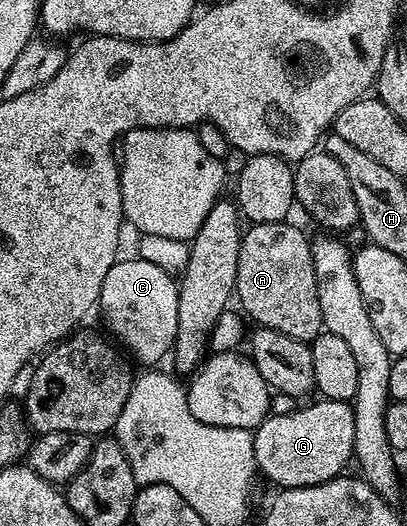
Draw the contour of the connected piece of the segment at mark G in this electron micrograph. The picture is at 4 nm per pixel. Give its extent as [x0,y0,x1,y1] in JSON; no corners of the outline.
[253,399,356,489]

